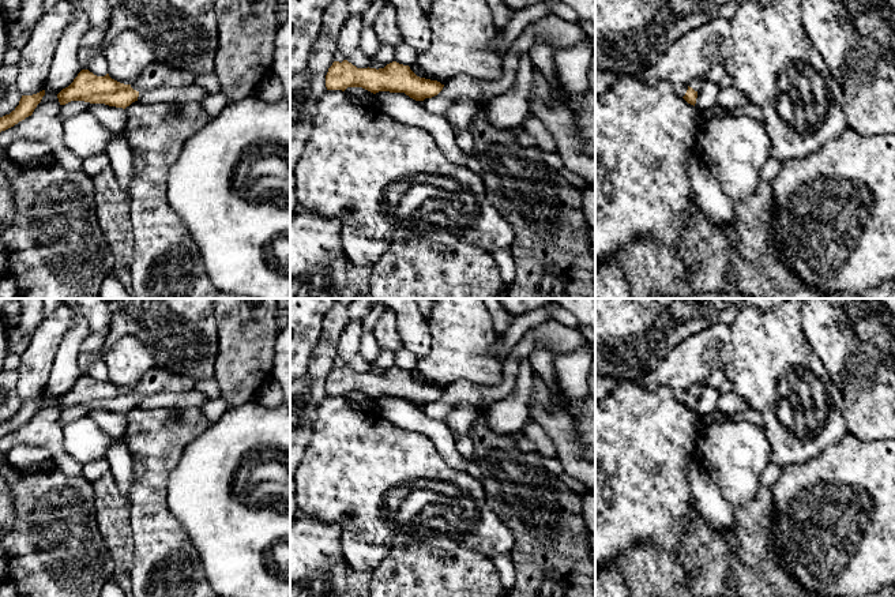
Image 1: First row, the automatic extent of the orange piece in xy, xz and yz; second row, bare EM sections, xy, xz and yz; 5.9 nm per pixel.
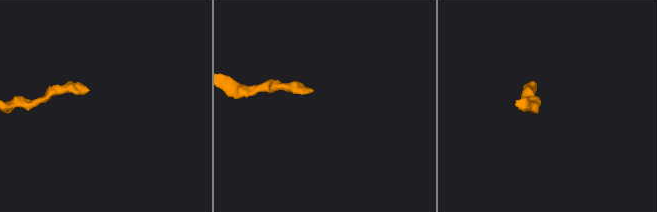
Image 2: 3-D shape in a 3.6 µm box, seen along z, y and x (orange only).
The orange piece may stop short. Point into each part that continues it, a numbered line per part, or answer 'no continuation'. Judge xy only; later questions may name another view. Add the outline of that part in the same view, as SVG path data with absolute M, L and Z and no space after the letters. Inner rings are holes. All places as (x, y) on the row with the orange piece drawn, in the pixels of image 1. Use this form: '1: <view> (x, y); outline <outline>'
1: xy (157, 74); outline M153 61L147 68L142 71L131 87L140 93L144 90L153 90L165 86L189 86L195 83L195 79L196 75L193 72L174 68L168 63Z

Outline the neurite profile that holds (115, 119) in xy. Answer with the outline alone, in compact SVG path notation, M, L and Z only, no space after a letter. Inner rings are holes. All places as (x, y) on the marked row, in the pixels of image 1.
M93 104L87 112L94 114L99 124L109 131L114 134L124 132L127 124L125 109L105 104Z

